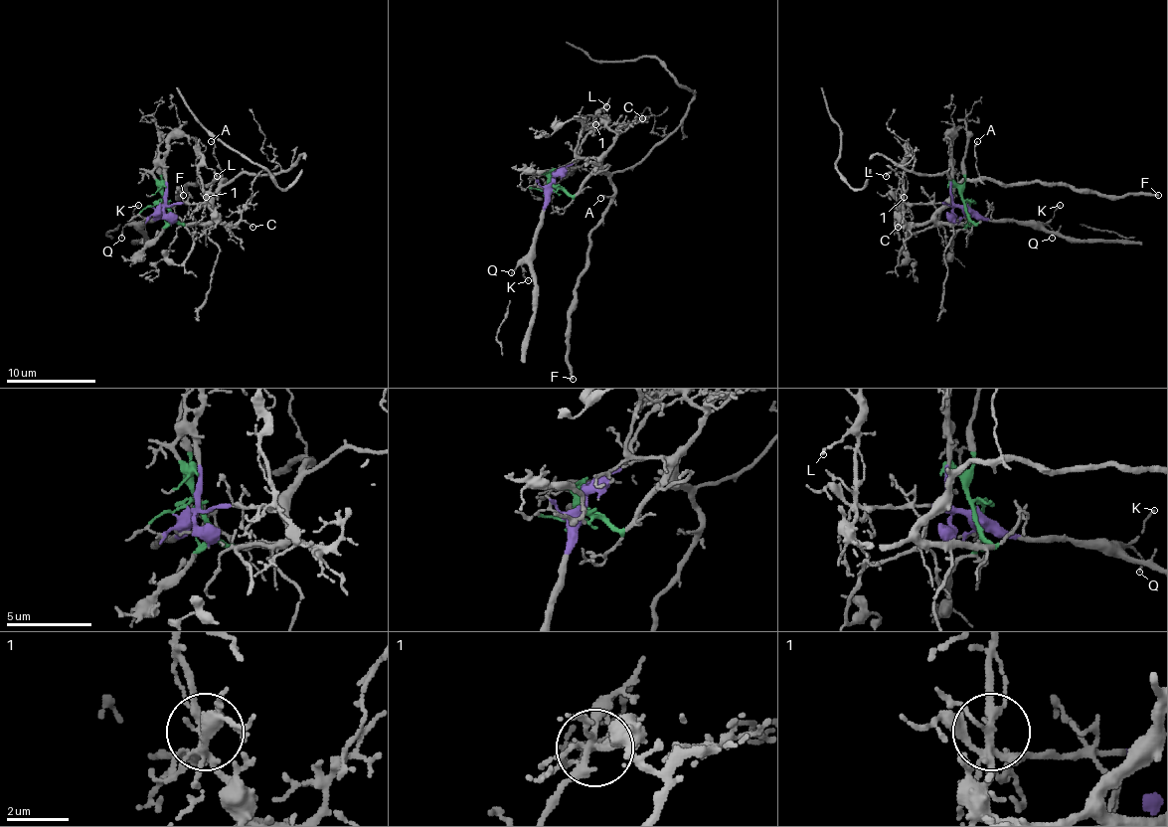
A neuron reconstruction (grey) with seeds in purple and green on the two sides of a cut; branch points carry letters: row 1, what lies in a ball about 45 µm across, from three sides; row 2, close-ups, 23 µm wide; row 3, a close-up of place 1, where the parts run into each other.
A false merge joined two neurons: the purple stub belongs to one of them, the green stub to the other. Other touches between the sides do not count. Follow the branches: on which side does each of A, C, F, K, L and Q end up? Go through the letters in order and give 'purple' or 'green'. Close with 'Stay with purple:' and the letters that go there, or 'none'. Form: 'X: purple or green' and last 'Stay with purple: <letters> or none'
A: green
C: green
F: green
K: purple
L: green
Q: purple
Stay with purple: K, Q

